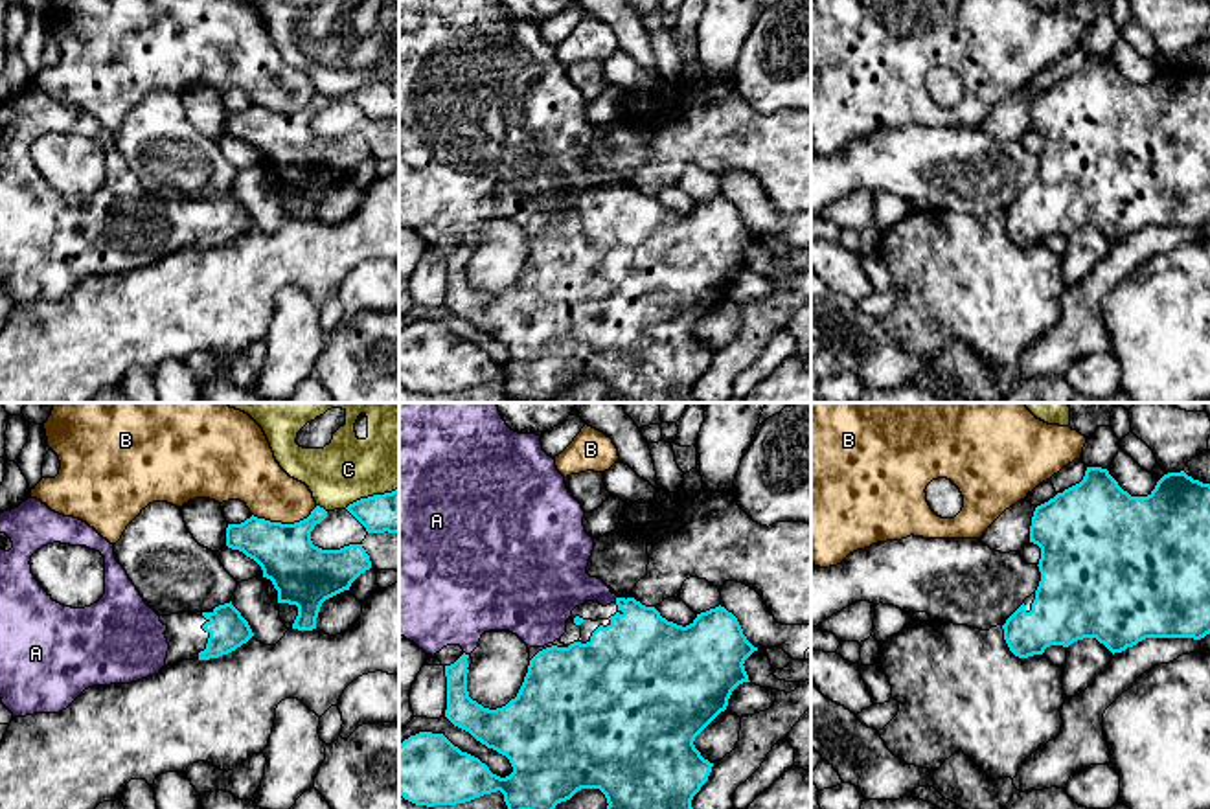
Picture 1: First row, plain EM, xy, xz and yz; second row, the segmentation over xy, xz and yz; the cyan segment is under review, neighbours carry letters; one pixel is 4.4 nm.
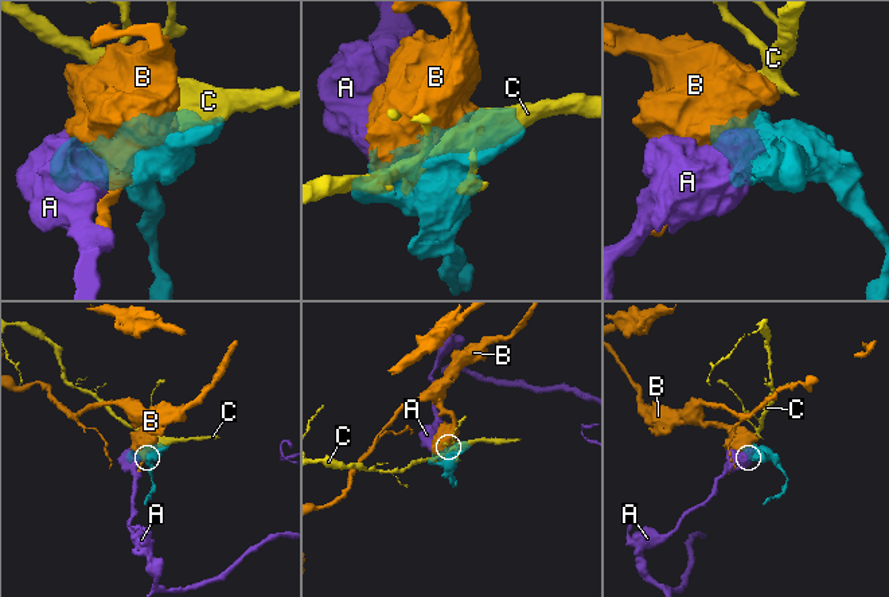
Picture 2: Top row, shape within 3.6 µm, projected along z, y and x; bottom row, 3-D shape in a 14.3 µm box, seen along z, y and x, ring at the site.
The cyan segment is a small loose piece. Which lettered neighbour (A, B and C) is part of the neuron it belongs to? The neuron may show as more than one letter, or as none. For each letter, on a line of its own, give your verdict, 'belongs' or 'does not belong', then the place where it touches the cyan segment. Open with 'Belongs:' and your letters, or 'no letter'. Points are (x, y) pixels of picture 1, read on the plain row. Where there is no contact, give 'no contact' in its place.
Belongs: A
A: belongs; meets cyan in xz at (464, 241)
B: does not belong; meets cyan in xy at (284, 113)
C: does not belong; meets cyan in xy at (370, 85)

